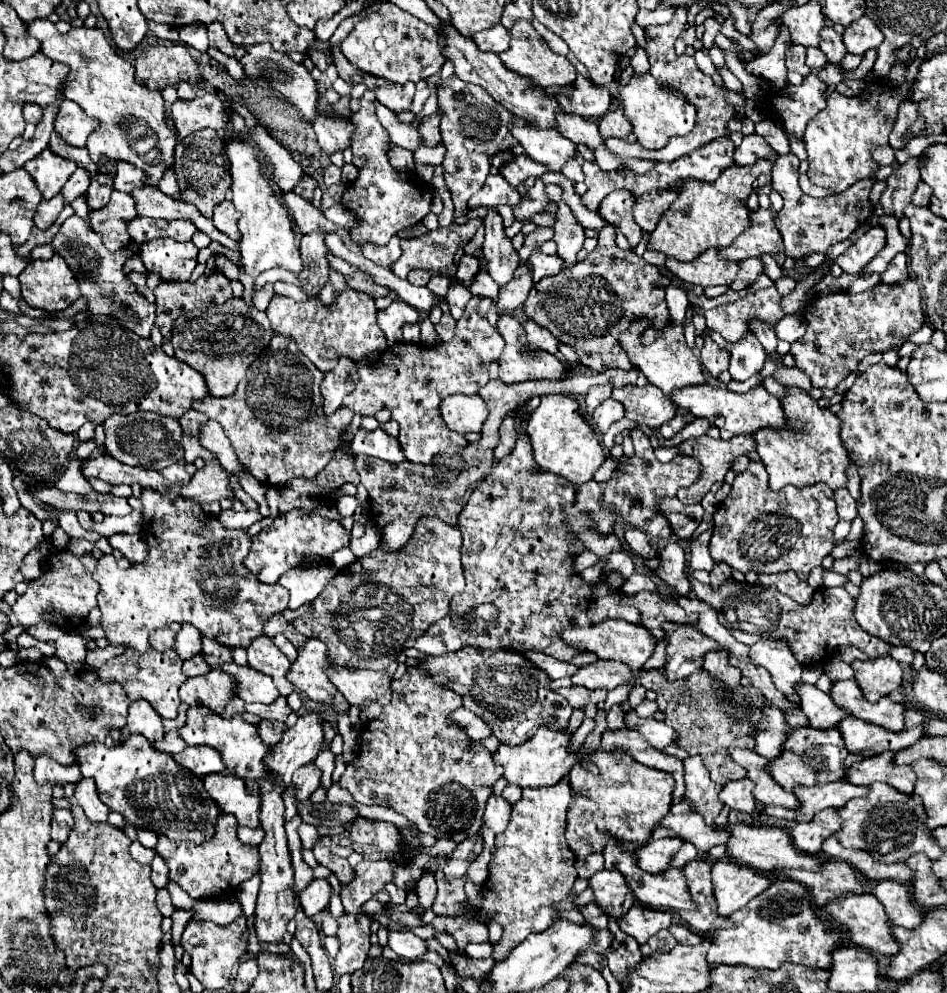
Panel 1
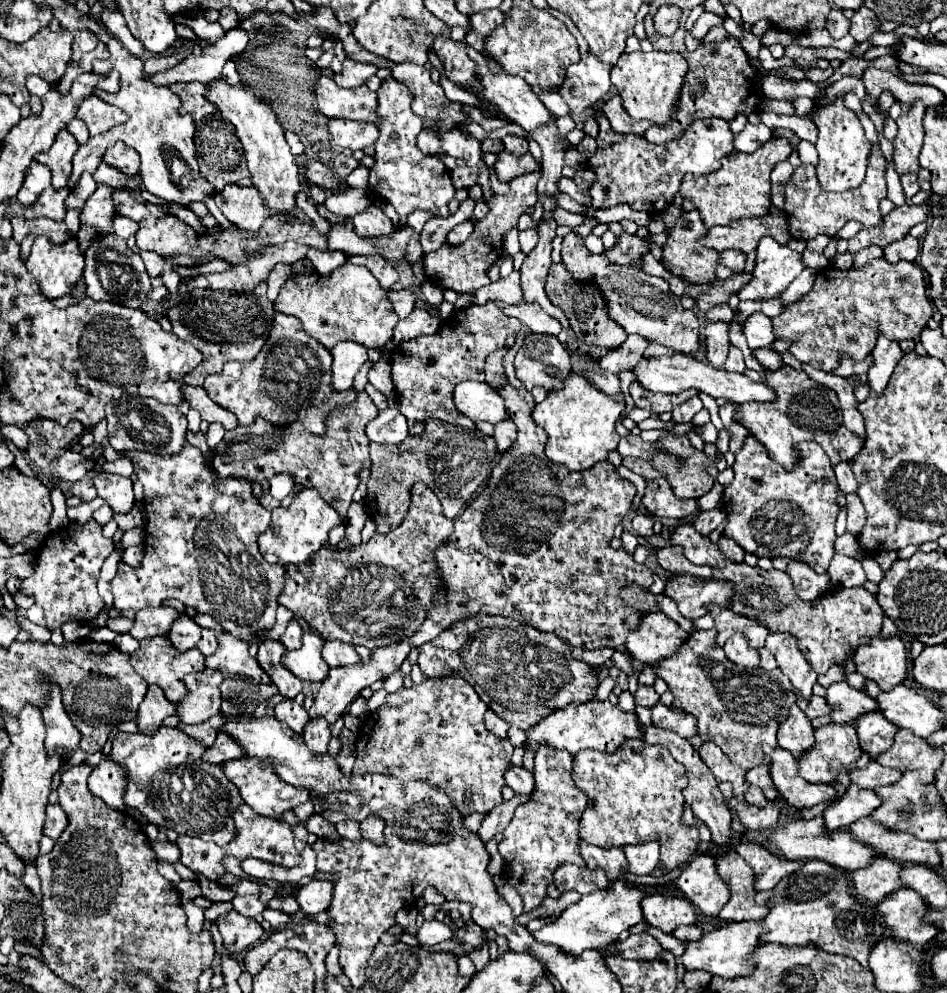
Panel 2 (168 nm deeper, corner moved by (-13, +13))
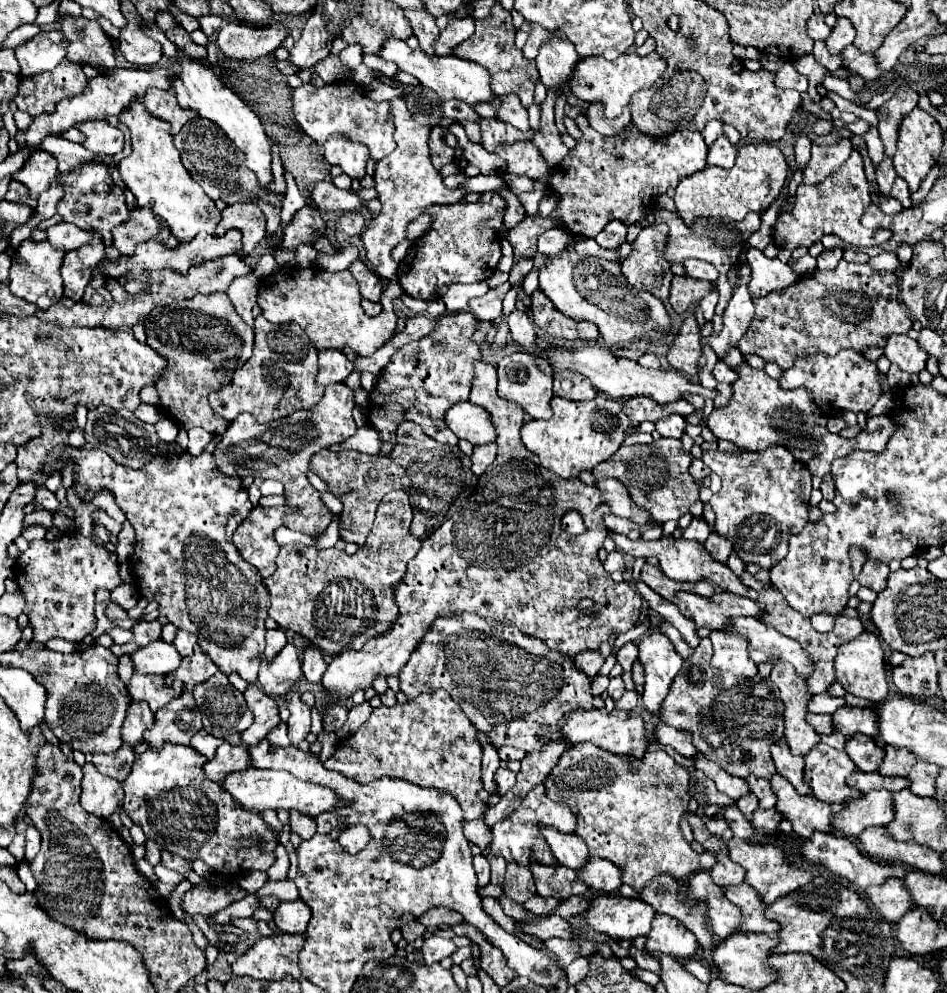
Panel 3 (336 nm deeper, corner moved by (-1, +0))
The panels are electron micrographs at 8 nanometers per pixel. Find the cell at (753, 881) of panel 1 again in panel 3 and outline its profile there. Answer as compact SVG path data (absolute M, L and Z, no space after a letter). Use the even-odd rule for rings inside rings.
M733 837L729 843L729 857L733 863L739 863L747 873L745 873L745 883L749 883L761 897L767 905L775 903L779 897L785 897L793 891L797 891L799 887L807 885L811 879L813 879L813 873L803 869L801 865L789 861L785 857L785 853L777 847L777 845L771 845L771 843L749 843L745 839L737 839Z

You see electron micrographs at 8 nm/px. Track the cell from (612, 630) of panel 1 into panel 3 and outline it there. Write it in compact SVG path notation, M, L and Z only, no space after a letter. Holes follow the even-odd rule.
M651 633L639 645L639 661L645 669L643 703L649 713L659 715L661 703L669 693L675 675L681 671L683 659L663 633Z

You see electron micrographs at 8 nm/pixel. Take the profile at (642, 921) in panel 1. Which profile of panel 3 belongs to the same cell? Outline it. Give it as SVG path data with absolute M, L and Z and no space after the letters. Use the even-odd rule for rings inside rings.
M657 913L653 921L653 929L647 937L647 951L659 951L671 955L675 959L691 959L697 951L697 939L685 925L675 921L669 915Z

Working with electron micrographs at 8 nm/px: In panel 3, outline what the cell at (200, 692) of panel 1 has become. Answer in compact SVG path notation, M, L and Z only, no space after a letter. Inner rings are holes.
M183 691L181 697L171 699L165 707L155 713L155 725L143 733L149 749L159 751L165 741L177 741L189 745L191 737L201 729L201 717L195 709L191 691Z

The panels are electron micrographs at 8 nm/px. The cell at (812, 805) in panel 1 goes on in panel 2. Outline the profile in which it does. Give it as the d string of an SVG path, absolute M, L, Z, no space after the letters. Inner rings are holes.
M871 760L871 764L869 764L867 768L863 768L863 770L859 770L859 768L849 770L851 782L857 782L861 788L887 786L887 784L893 784L895 780L899 780L899 776L901 776L899 770L881 766L881 764L877 764L875 760Z

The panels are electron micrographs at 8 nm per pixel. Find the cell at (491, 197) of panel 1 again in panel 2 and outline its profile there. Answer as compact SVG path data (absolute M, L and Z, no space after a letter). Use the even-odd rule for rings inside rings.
M499 152L499 160L495 164L495 174L499 178L499 182L511 182L513 178L527 174L527 172L537 172L539 164L535 162L535 158L531 154L525 156L513 156L509 152Z

